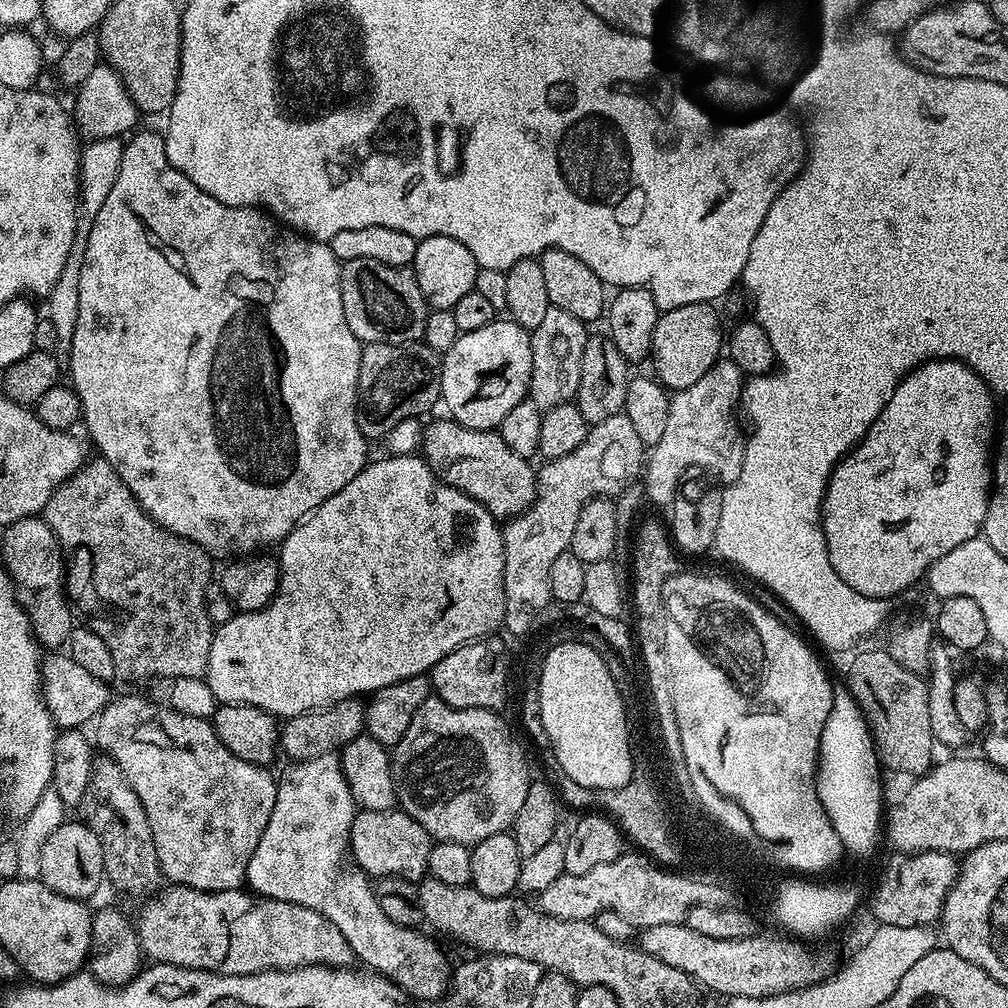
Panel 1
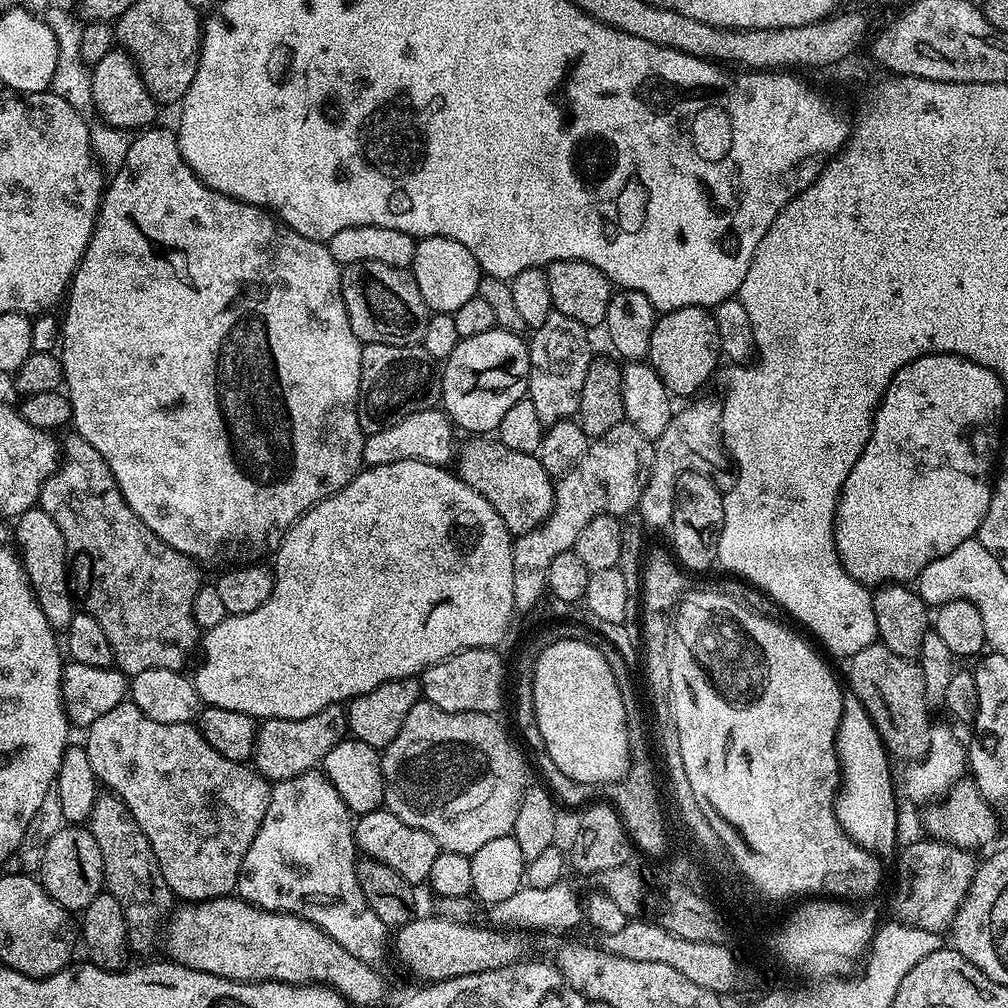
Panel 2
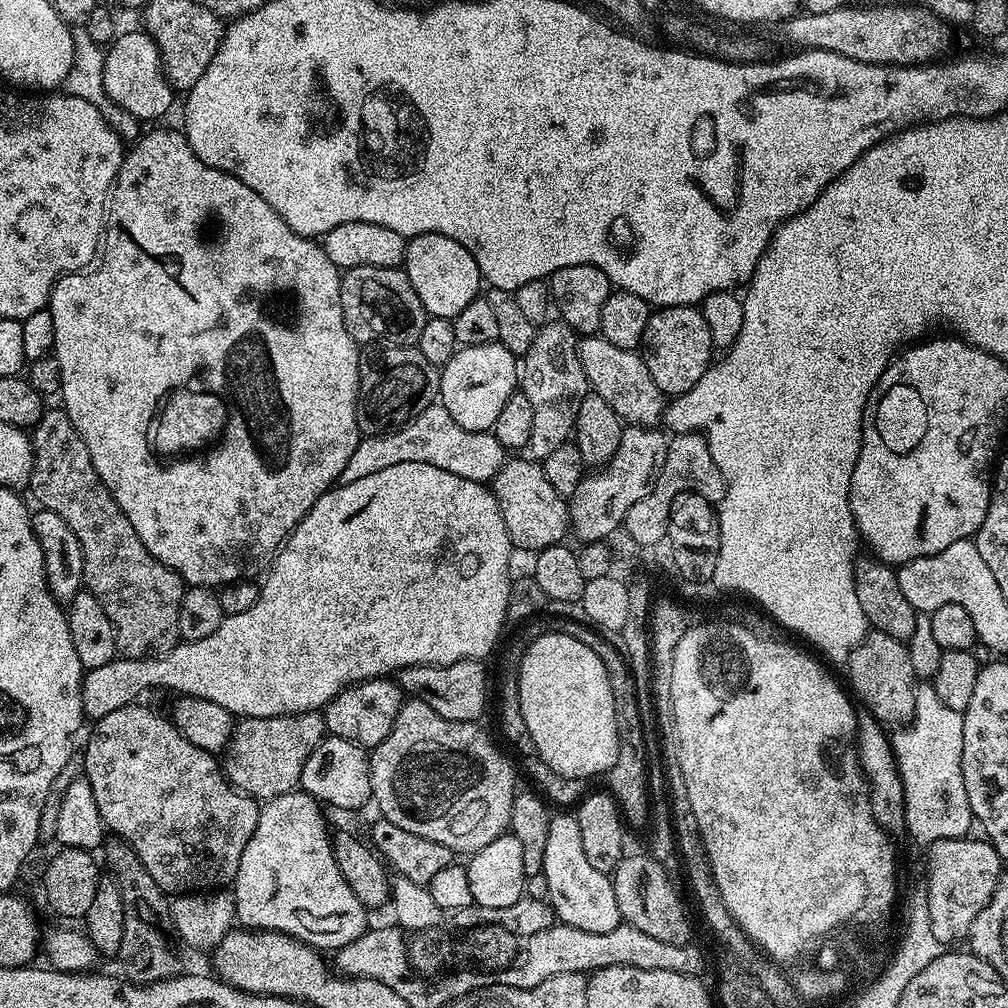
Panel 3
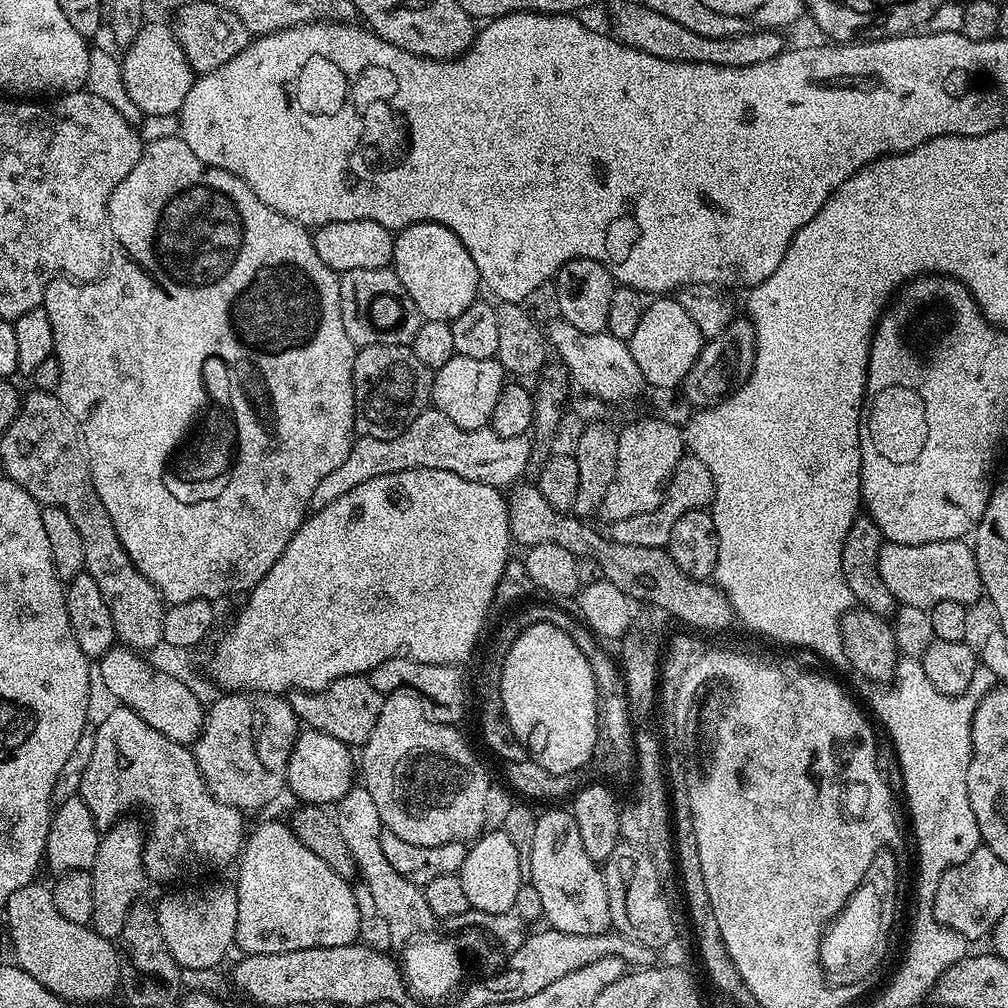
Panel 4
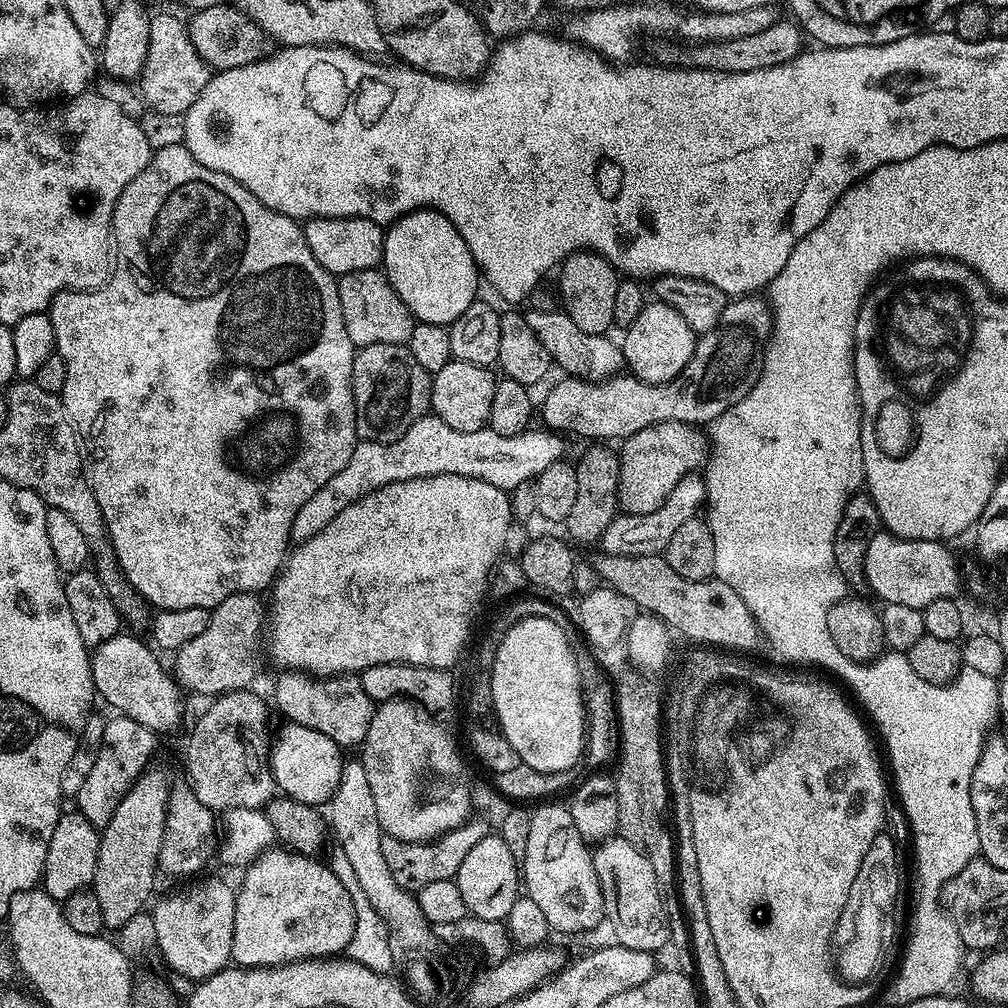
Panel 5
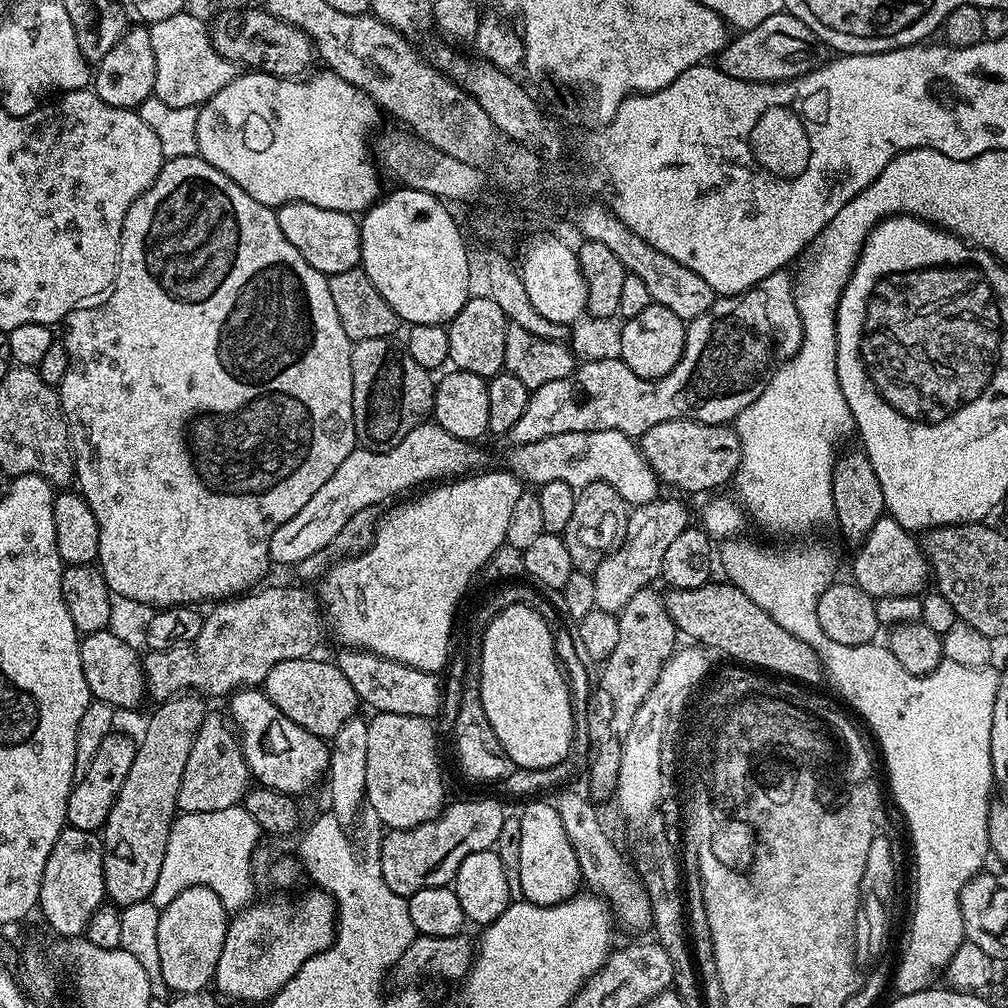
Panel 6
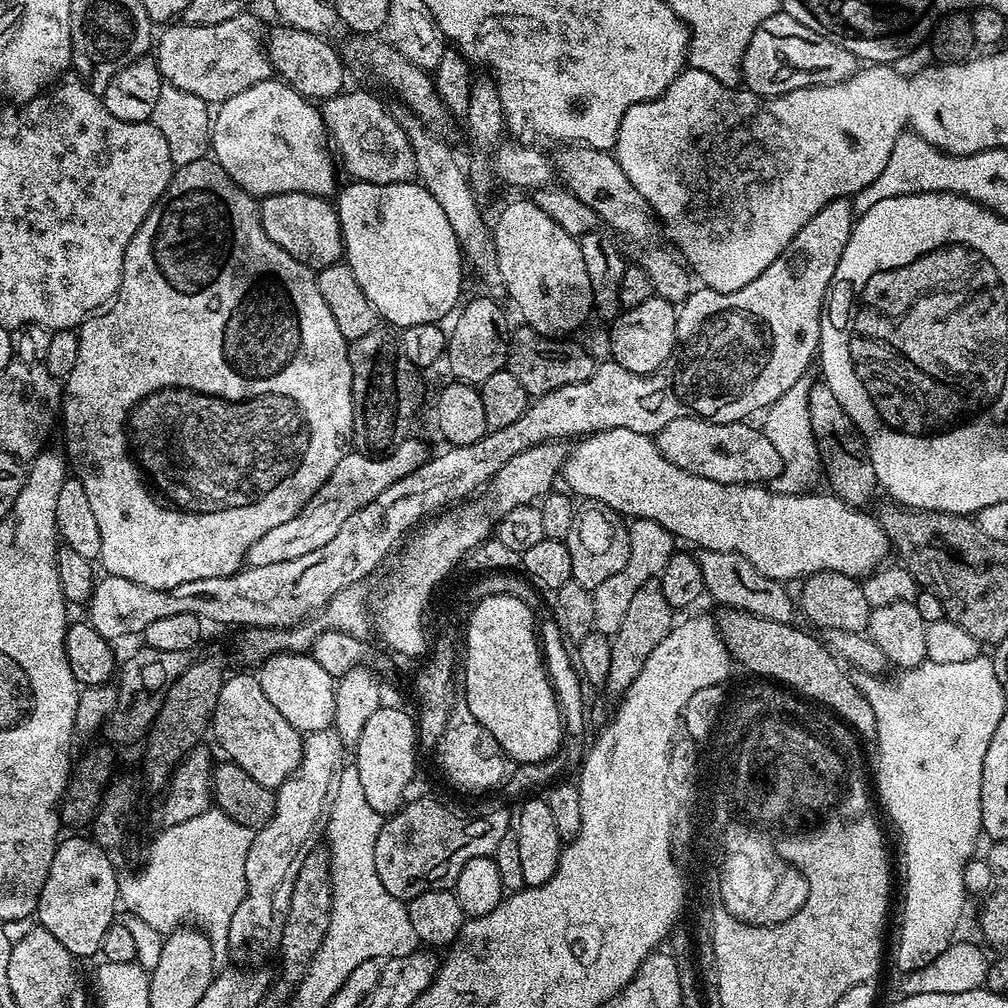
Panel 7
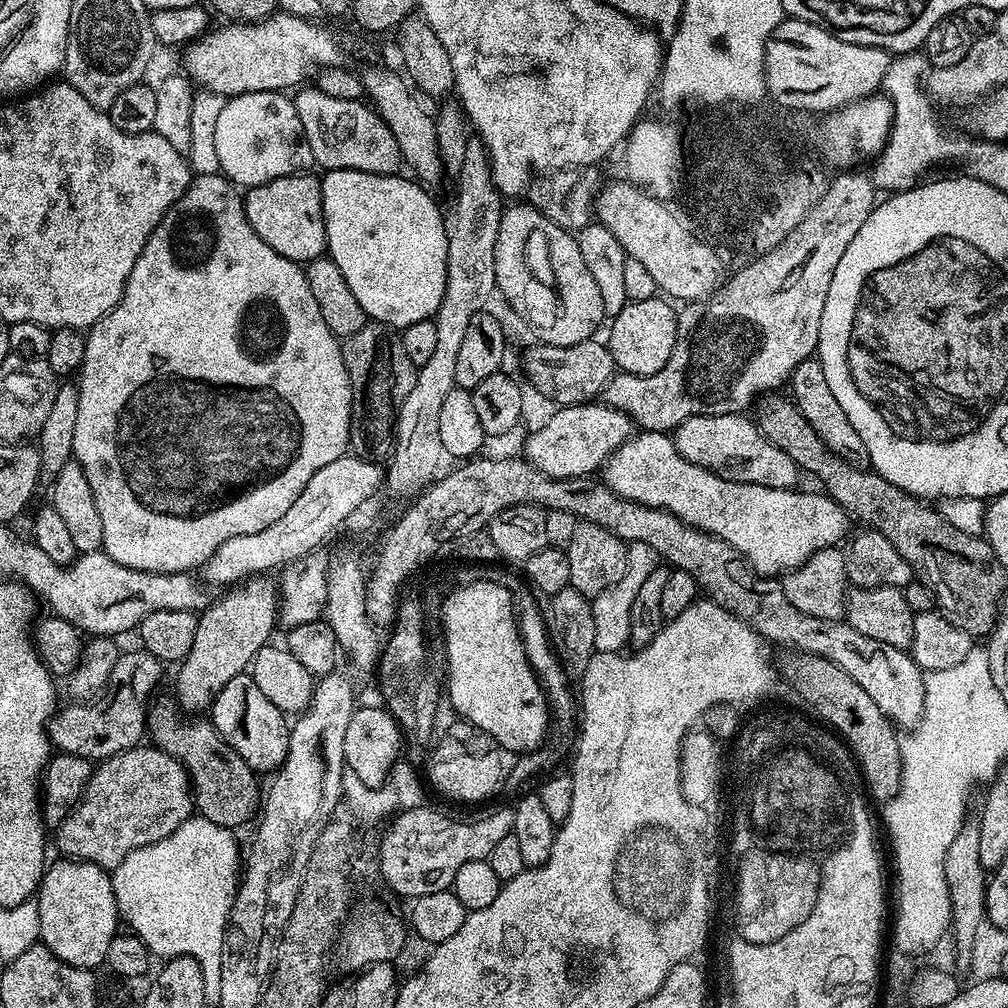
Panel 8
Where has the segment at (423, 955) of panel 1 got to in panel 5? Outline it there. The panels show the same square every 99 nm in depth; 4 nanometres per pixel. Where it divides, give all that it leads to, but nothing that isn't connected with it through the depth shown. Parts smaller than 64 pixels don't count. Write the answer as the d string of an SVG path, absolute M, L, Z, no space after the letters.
M269 850L261 852L260 855L247 867L244 881L238 885L236 895L236 905L234 906L234 932L231 963L242 968L275 968L278 964L292 964L295 960L314 960L317 958L332 958L343 953L348 947L350 938L354 936L354 904L350 902L350 894L346 894L346 888L342 882L332 873L331 867L327 863L319 864L309 855L301 854L291 850L280 850L276 852Z

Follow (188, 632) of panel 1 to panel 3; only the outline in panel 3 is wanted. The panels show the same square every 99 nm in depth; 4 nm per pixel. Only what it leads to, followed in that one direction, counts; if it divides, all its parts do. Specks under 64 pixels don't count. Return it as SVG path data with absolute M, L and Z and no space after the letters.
M49 407L44 417L31 429L32 473L27 487L32 488L32 496L40 508L54 510L66 521L66 526L74 530L78 542L82 542L84 555L83 587L98 602L102 602L102 610L106 610L106 618L114 626L116 646L121 657L129 660L143 660L145 656L155 656L168 652L180 640L178 630L178 606L182 606L182 598L186 591L184 579L170 566L158 562L142 546L142 538L134 534L134 526L130 526L130 518L122 514L118 502L110 494L110 490L98 478L94 470L94 462L90 462L90 450L86 450L86 442L77 434L70 418L59 407Z

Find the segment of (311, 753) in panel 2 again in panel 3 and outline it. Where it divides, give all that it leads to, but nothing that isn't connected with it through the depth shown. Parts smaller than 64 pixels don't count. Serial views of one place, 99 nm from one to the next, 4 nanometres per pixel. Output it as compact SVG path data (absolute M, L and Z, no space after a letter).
M319 711L297 712L295 716L241 719L232 729L228 747L222 753L222 771L229 784L257 802L273 800L293 791L300 783L306 758L326 735L324 717Z

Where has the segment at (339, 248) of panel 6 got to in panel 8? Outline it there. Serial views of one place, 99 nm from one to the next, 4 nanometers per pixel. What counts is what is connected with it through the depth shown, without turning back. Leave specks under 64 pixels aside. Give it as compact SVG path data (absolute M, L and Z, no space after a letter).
M312 174L274 178L243 193L246 218L250 226L254 226L254 234L258 234L258 238L262 238L262 242L266 242L270 250L278 250L278 254L290 258L301 266L325 255L328 247L322 214L321 177L308 175Z

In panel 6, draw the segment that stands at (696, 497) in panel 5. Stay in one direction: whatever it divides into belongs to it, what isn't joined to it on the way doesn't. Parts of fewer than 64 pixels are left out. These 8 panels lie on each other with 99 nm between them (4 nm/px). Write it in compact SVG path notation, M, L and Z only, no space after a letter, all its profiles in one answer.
M657 498L649 504L635 505L628 513L628 525L624 542L616 551L596 567L594 578L594 598L599 611L605 614L618 614L638 594L638 590L649 587L652 579L660 576L662 558L666 550L674 543L674 538L690 526L688 512L676 500Z

